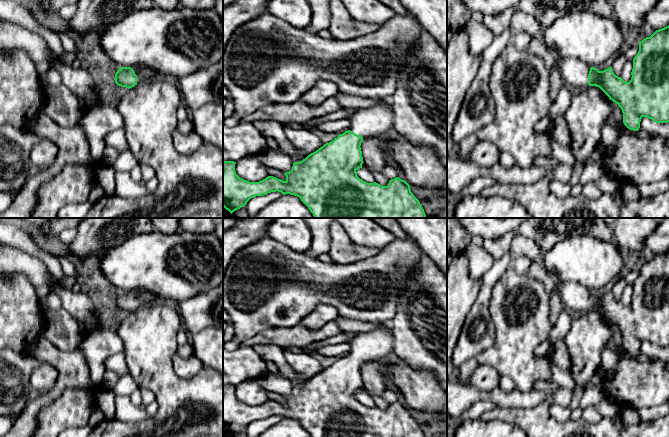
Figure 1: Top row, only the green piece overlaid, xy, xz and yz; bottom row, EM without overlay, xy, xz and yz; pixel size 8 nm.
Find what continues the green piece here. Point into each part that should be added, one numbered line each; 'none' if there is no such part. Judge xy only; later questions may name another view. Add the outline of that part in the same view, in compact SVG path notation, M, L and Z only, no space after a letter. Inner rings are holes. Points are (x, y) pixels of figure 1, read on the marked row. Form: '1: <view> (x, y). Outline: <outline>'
1: xy (143, 74). Outline: M132 66L131 67L135 74L137 75L137 84L140 82L147 81L148 79L157 79L162 78L159 73L157 73L155 70L142 67L142 66Z

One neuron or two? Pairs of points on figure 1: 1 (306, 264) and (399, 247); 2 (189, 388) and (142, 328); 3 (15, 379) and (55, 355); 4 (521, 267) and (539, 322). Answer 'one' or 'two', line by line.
1: one
2: one
3: two
4: two

